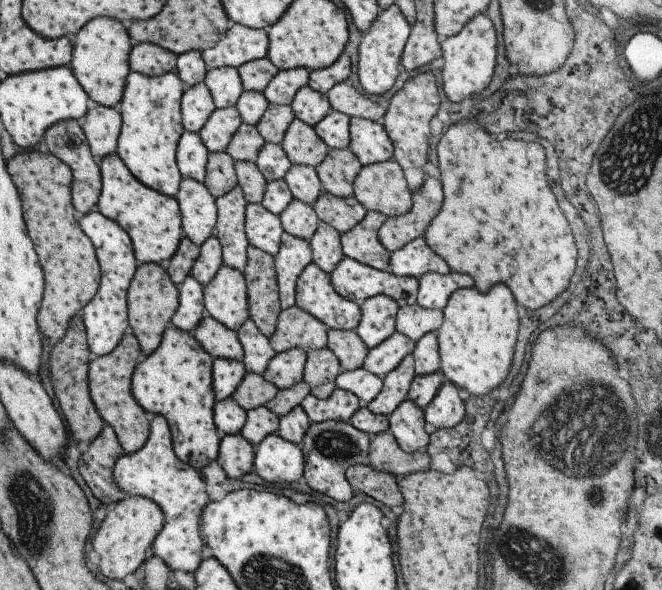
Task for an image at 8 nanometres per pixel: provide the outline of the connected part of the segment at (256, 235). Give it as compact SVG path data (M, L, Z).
M247 203L245 233L250 245L274 256L285 230L279 215L270 212L262 203Z

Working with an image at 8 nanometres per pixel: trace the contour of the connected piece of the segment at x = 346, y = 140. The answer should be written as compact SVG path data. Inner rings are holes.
M331 108L328 114L313 127L330 149L343 149L348 147L351 141L350 119L351 117L346 113Z

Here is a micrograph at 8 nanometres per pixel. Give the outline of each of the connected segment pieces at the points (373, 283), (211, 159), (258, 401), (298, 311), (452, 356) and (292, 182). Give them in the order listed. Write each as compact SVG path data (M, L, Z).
M346 256L338 263L338 266L330 275L336 292L351 301L361 303L370 297L385 294L396 300L400 307L417 303L419 279L416 277L401 277L389 271L375 269Z
M226 151L209 154L204 183L214 198L230 192L237 185L235 163Z
M247 372L232 398L245 410L255 409L269 403L279 388L268 382L263 375Z
M295 304L281 310L275 331L269 339L277 353L295 348L306 352L320 350L327 346L328 329L321 320Z
M506 284L492 286L486 294L475 286L454 291L443 308L444 322L436 331L441 360L440 370L446 380L482 396L504 383L513 360L519 335L516 300Z
M292 165L283 179L290 188L294 199L311 206L323 191L318 173L315 167L310 165Z

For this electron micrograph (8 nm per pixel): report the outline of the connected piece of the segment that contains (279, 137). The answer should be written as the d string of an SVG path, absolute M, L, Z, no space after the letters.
M269 103L266 112L258 121L257 129L266 143L281 144L288 126L295 119L291 105Z

